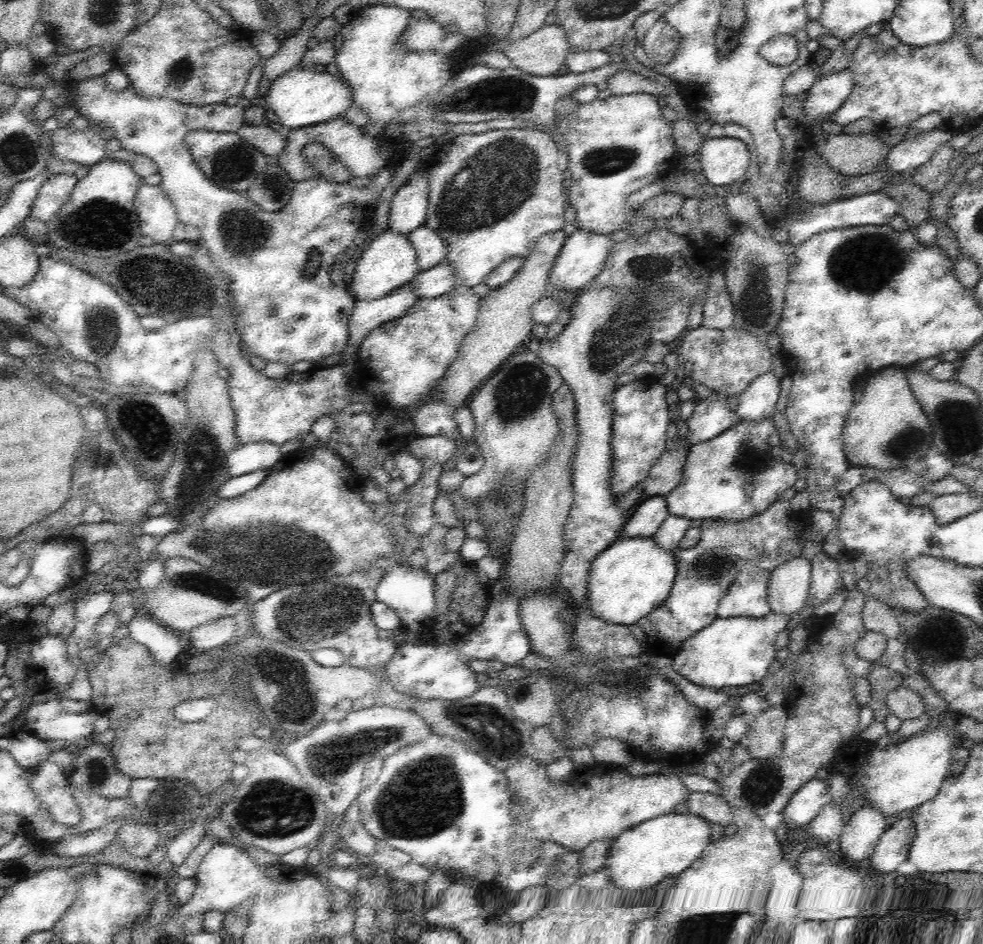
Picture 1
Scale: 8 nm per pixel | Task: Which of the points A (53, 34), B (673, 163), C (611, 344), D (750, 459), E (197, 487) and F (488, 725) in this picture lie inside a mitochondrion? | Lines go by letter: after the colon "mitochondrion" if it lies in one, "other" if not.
A: other
B: other
C: mitochondrion
D: mitochondrion
E: mitochondrion
F: mitochondrion

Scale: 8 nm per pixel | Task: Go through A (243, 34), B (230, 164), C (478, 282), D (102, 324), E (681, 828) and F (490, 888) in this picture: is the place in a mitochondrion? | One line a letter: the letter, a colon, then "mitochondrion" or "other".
A: other
B: mitochondrion
C: other
D: mitochondrion
E: other
F: other

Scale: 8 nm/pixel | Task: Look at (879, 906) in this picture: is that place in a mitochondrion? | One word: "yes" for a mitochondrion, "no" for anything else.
no

